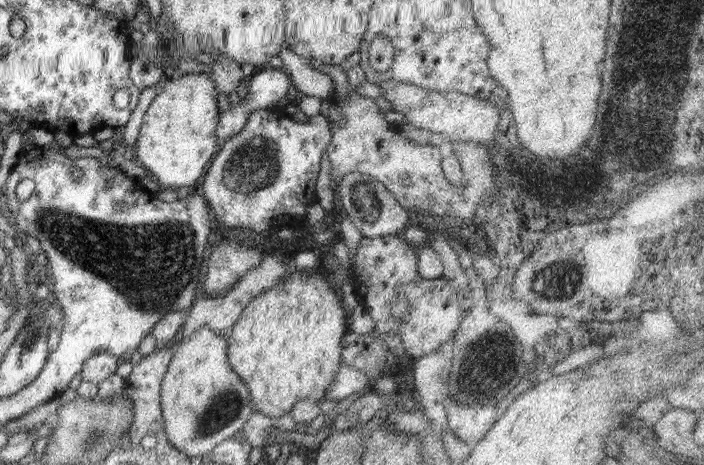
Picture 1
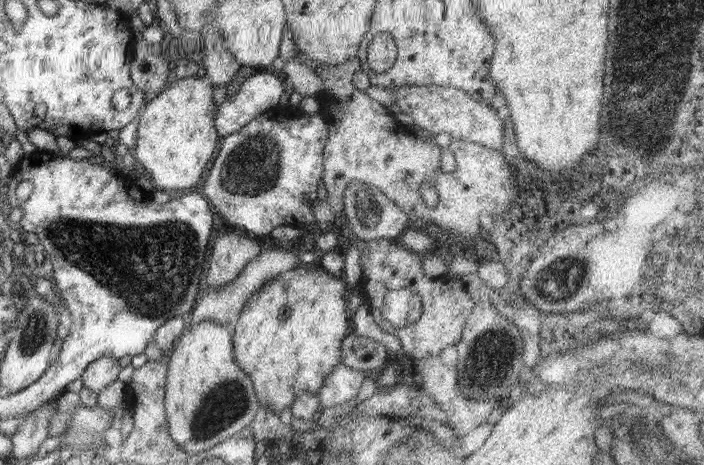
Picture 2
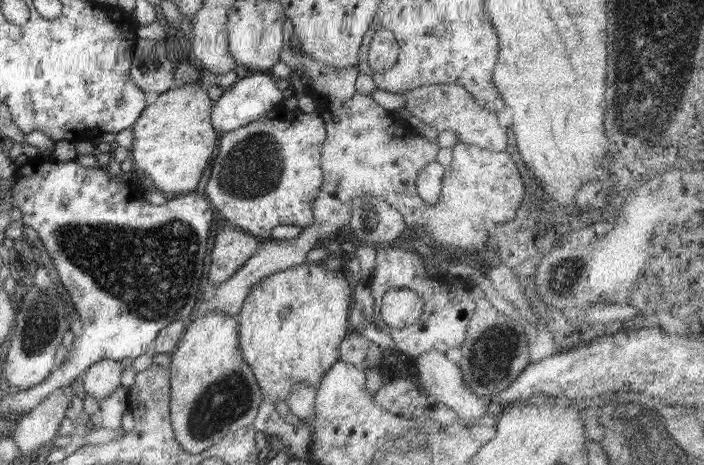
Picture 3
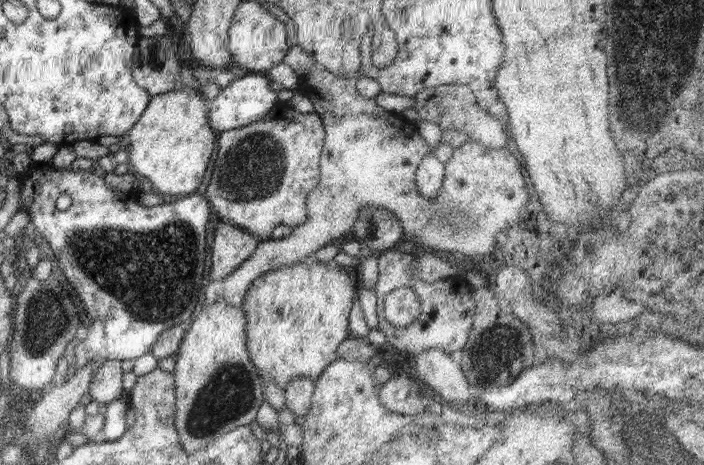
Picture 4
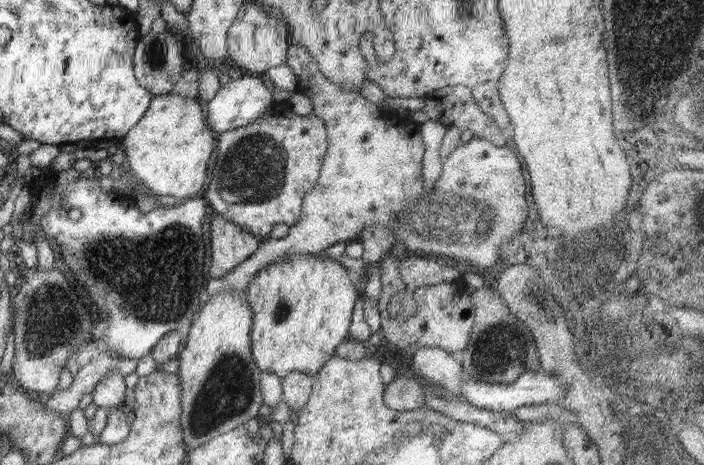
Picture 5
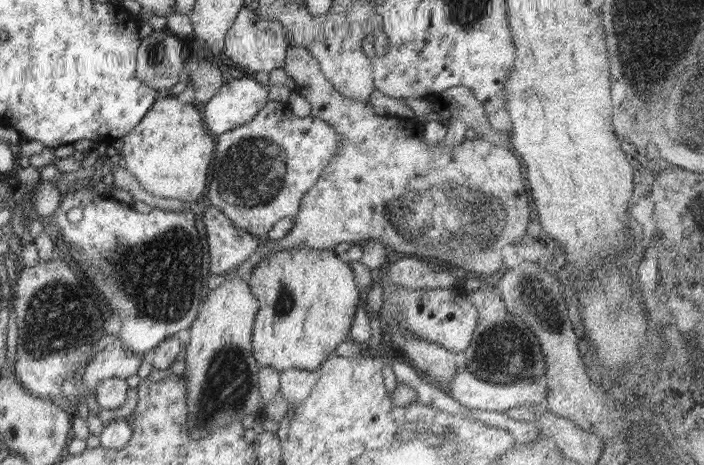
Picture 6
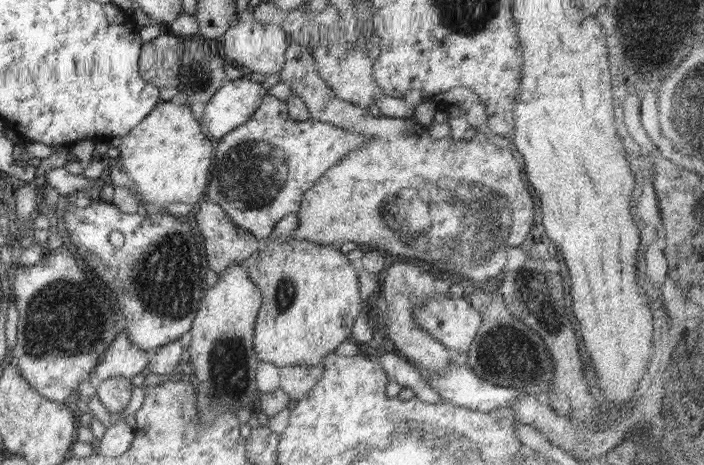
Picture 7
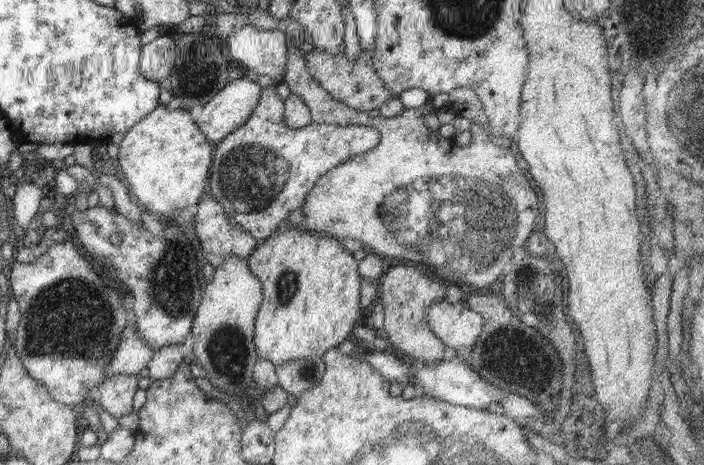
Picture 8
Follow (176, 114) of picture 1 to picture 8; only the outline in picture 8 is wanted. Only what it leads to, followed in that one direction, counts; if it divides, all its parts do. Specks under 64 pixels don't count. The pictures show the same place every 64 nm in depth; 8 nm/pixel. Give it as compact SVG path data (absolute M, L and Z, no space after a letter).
M159 105L125 133L115 162L122 169L124 182L133 200L142 209L151 212L160 220L173 220L174 210L186 207L194 209L206 192L214 149L214 144L190 117L189 110L182 107L170 110L166 105Z

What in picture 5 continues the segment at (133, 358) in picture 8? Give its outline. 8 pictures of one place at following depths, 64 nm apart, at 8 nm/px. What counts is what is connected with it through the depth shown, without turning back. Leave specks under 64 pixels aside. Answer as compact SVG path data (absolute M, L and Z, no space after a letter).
M103 351L94 355L88 364L80 367L72 384L66 388L56 389L45 403L45 408L59 412L66 419L77 408L81 397L90 394L97 382L110 370L118 369L124 376L135 372L137 360L118 358L113 352Z

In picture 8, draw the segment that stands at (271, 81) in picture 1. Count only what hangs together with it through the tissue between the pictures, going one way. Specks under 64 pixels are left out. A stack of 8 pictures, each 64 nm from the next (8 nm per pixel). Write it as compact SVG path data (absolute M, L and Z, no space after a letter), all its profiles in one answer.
M247 76L229 79L228 85L204 106L196 124L216 144L250 118L260 93L262 88Z

